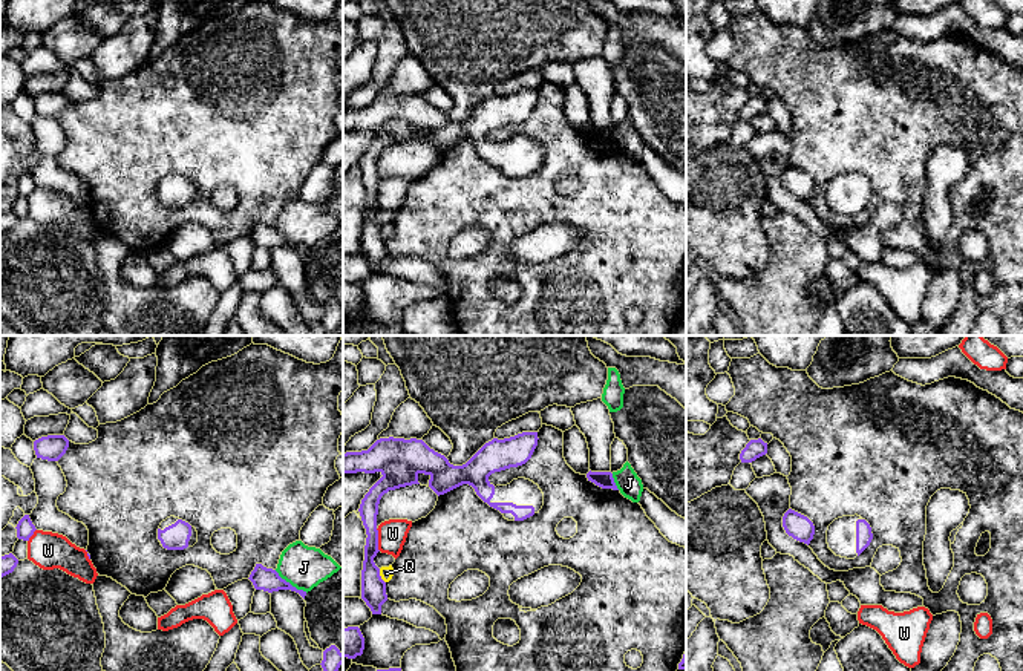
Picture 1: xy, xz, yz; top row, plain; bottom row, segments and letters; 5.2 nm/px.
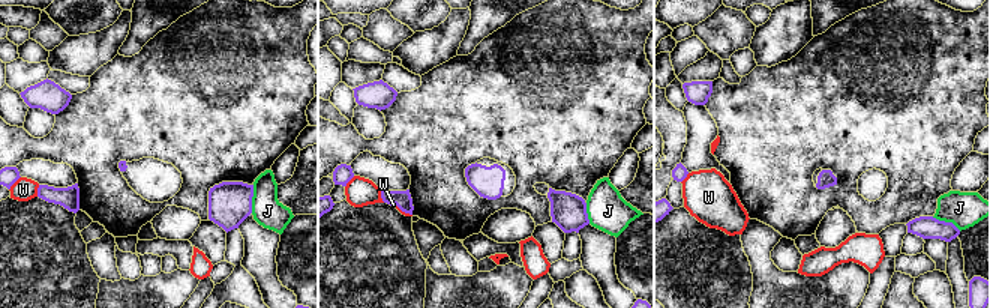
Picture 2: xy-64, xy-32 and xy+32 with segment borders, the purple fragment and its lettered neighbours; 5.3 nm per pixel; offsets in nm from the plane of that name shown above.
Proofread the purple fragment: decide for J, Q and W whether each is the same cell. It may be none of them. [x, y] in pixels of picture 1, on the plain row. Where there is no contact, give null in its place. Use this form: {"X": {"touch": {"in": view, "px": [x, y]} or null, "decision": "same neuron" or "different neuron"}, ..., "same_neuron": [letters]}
{"J": {"touch": {"in": "xy", "px": [290, 241]}, "decision": "different neuron"}, "Q": {"touch": {"in": "xz", "px": [380, 233]}, "decision": "different neuron"}, "W": {"touch": {"in": "xz", "px": [377, 196]}, "decision": "different neuron"}, "same_neuron": []}

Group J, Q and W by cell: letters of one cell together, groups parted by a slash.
J W / Q

